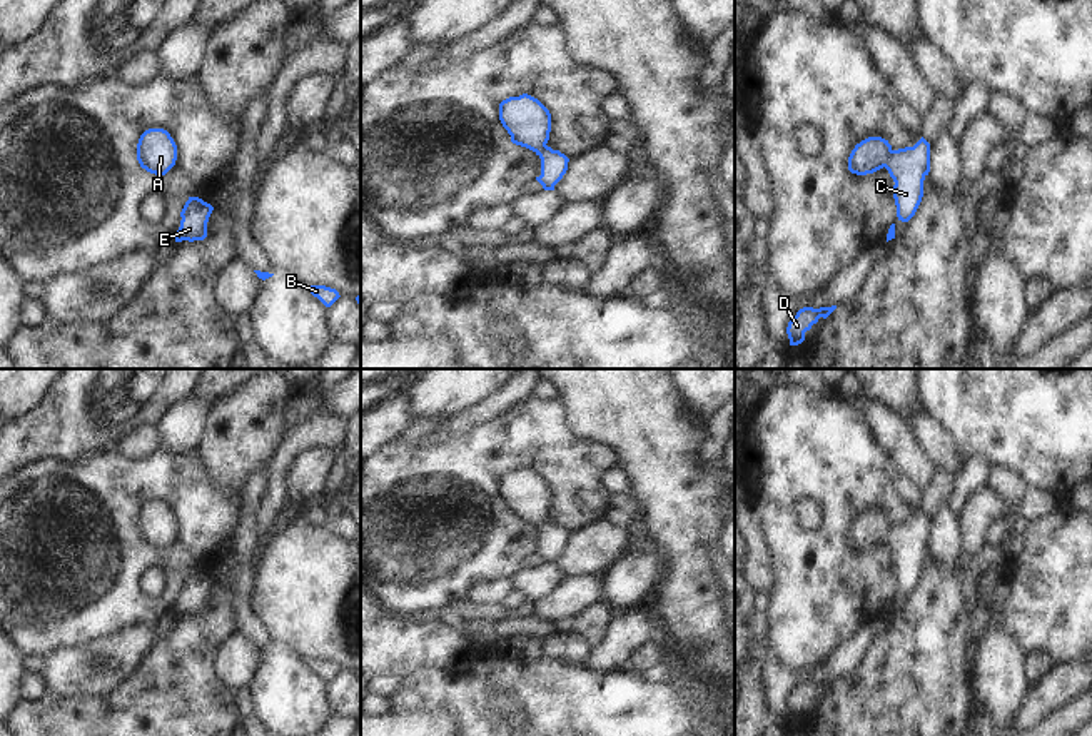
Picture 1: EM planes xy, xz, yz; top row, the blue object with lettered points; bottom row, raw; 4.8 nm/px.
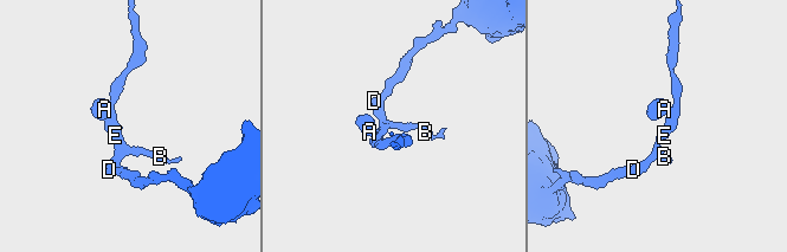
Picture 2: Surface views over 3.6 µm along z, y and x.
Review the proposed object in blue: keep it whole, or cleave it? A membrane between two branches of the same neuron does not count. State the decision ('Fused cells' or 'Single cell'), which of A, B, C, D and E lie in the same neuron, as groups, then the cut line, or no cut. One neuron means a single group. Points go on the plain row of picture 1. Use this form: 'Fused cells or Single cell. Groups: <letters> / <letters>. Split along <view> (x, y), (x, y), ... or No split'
Single cell. Groups: A B C D E. No split.

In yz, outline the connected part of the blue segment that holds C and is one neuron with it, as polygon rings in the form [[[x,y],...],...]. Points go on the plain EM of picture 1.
[[[868,511],[855,519],[848,544],[857,549],[887,542],[893,552],[897,591],[908,596],[923,571],[923,554],[930,546],[930,517],[922,511],[913,521],[893,524],[888,514]]]

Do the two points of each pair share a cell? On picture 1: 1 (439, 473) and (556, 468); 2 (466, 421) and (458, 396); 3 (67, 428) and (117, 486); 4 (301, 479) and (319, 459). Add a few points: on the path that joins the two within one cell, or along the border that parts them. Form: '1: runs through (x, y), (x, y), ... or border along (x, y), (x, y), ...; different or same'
1: runs through (468, 466), (478, 458), (528, 458); same
2: border along (496, 389), (448, 419); different
3: border along (112, 448), (85, 453), (70, 463), (50, 459); different
4: runs through (306, 474), (314, 464); same

